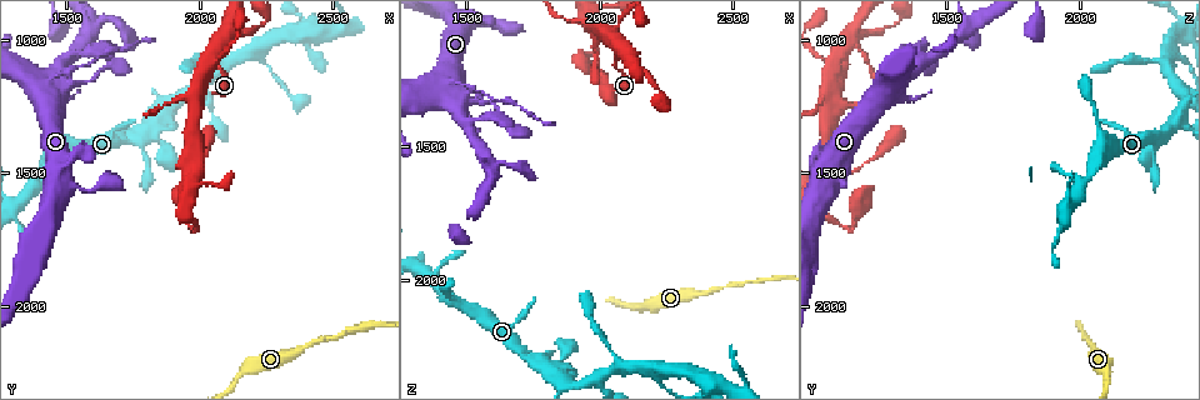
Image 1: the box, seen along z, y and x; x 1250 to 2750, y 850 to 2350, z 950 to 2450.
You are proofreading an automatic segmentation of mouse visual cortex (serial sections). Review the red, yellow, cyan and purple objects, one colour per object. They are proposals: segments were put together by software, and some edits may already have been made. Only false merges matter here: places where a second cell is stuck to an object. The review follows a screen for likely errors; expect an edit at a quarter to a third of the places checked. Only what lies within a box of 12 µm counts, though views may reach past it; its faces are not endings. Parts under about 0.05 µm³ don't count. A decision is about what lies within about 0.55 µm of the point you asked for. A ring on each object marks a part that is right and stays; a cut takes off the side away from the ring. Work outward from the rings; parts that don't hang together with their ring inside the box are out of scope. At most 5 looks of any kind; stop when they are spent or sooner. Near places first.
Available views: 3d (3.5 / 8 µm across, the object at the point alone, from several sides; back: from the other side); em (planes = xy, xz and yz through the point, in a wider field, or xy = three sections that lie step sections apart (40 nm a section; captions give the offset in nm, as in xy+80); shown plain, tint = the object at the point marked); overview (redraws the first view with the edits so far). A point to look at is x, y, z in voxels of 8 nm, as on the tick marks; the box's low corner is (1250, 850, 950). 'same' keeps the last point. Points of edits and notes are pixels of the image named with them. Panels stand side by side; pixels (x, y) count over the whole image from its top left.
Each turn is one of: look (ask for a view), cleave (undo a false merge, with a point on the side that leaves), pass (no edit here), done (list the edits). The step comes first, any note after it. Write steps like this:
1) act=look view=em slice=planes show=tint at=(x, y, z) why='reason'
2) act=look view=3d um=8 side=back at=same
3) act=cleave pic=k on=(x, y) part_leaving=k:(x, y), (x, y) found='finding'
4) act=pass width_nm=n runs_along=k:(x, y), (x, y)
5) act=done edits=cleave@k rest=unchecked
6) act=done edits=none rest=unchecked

act=look view=3d um=8 at=(1520, 1110, 1280) why='sharp bend'

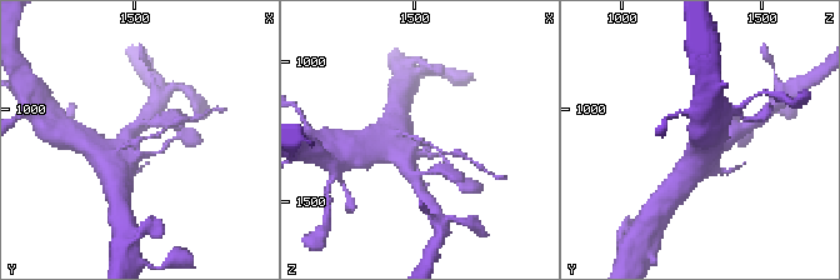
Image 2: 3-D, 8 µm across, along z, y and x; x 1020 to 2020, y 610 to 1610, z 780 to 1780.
act=look view=3d um=3.5 at=(1520, 1100, 1290)

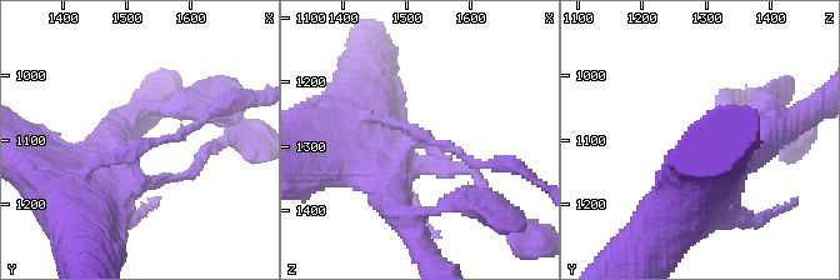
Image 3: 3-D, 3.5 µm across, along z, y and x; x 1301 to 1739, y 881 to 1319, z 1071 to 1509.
act=look view=em slice=xy step=5 show=tint at=(1520, 1110, 1285) why='need the tissue'

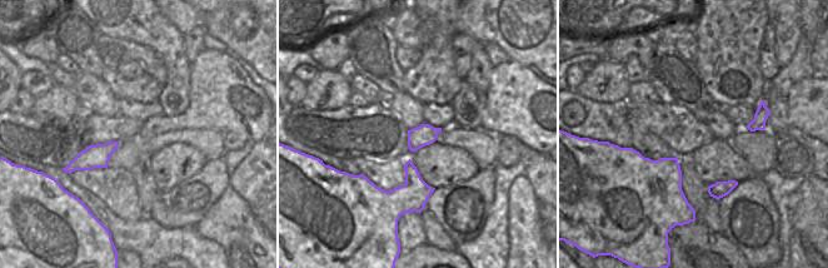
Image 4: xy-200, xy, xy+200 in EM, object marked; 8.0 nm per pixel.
act=cleave pic=3 on=(446, 146) part_leaving=3:(414, 131), (471, 164), (510, 164) found='a second cell is stuck on'

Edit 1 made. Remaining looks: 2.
act=look view=3d um=3.5 side=back at=(2070, 1030, 1180) why='a fork'

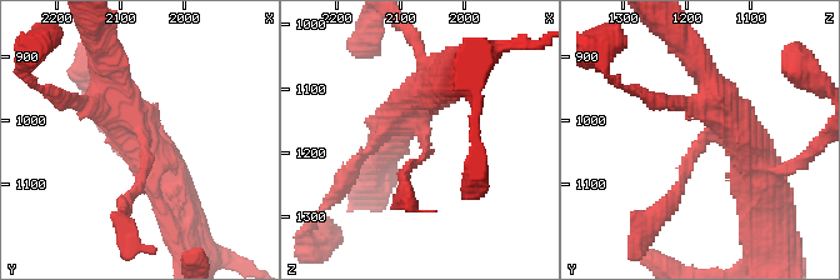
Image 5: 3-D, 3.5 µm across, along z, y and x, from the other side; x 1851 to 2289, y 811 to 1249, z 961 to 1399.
act=look view=em slice=planes show=tint at=(2065, 1030, 1170) arms=3 arm_widths_nm=150,400,450

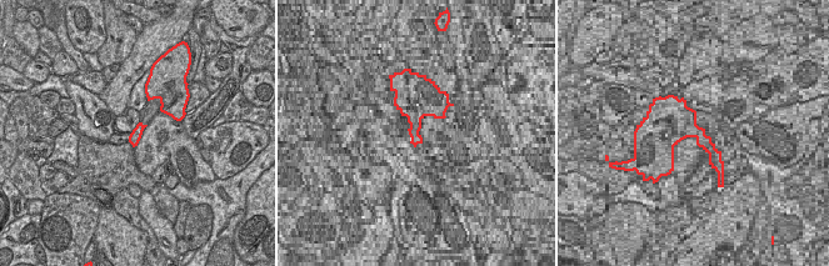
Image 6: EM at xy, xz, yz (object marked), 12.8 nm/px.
act=pass runs_along=5:(409, 166), (428, 150), (424, 86), (443, 70) found='one cell here'

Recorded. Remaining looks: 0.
act=done edits=cleave@3 rest=unchecked

